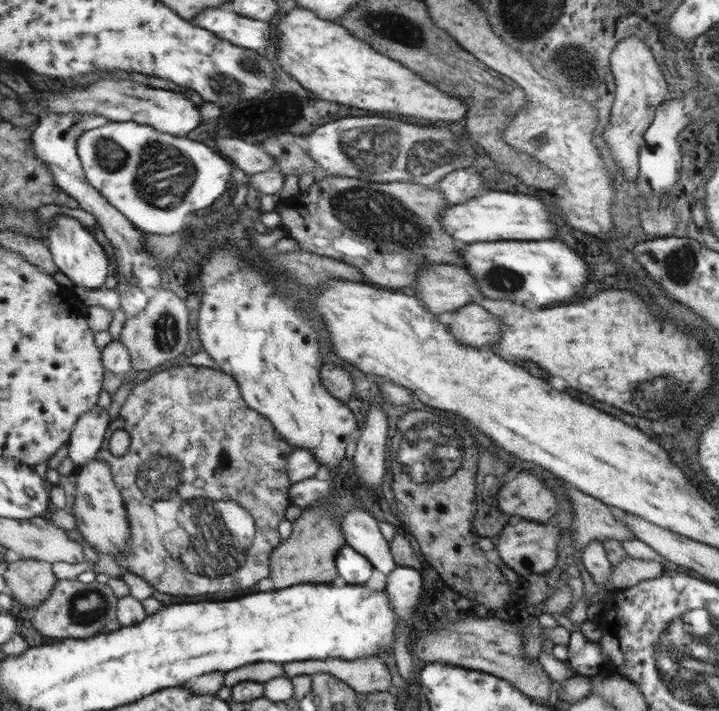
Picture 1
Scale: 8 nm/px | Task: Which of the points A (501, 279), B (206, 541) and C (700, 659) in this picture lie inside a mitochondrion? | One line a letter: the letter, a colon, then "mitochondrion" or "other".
A: mitochondrion
B: mitochondrion
C: mitochondrion

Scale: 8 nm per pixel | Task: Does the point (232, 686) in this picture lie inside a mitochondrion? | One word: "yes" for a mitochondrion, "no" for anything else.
no

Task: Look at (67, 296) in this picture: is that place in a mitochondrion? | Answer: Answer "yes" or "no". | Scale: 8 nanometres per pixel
no

